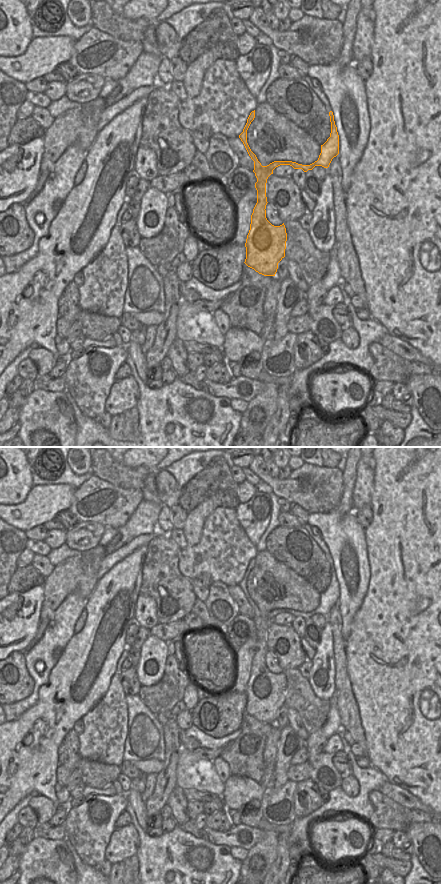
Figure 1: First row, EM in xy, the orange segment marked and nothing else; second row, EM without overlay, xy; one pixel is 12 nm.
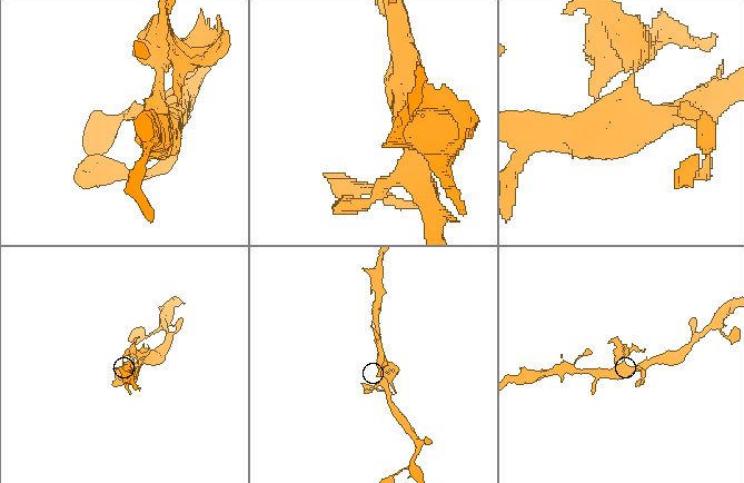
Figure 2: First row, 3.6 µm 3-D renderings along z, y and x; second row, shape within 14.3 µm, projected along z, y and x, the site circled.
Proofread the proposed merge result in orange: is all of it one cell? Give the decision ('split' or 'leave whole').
split

